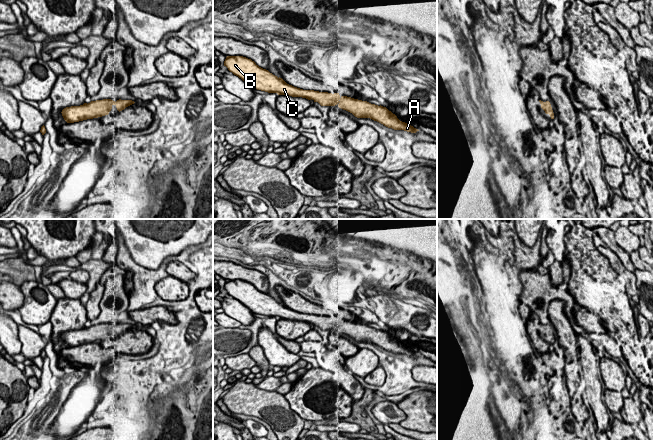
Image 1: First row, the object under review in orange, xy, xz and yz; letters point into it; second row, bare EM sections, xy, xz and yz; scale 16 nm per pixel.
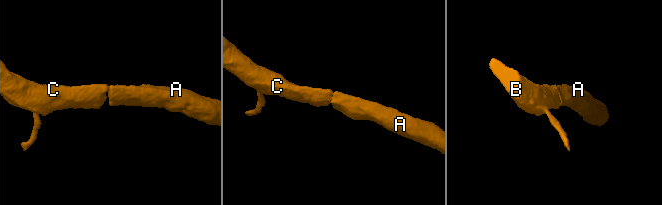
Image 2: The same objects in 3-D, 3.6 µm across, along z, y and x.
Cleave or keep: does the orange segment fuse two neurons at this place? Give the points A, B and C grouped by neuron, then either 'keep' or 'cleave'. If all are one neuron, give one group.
A B C; keep

